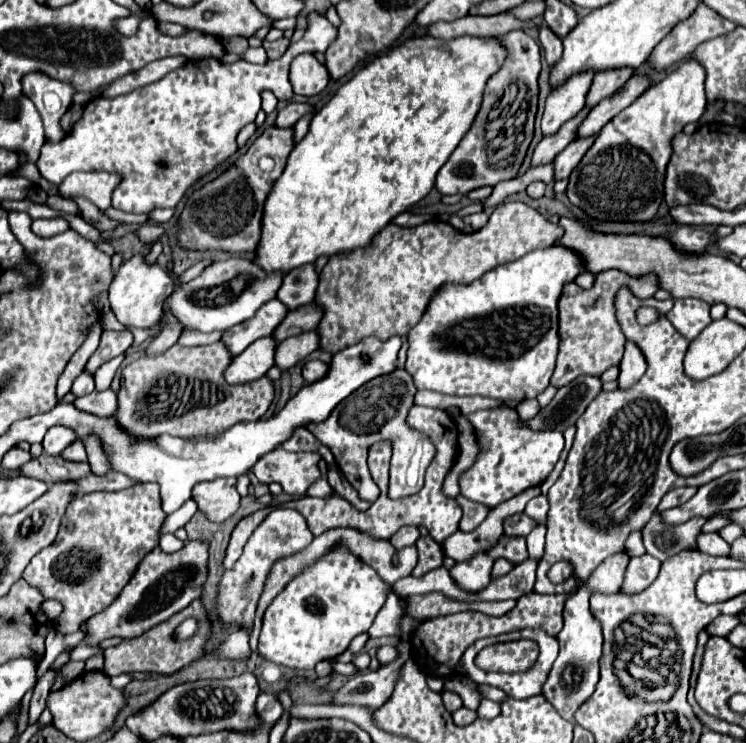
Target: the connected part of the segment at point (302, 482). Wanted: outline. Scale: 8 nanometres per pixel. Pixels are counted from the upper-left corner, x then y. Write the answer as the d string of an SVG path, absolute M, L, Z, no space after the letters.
M283 448L265 454L255 466L253 472L259 482L271 484L279 482L287 494L305 496L307 488L319 480L323 474L317 468L319 454L313 452L285 452Z

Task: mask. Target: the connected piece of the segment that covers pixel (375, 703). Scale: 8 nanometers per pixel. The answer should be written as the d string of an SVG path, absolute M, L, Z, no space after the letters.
M401 642L399 644L399 652L401 656L371 672L371 674L355 674L351 680L345 682L345 686L339 688L339 692L335 692L333 696L333 704L343 706L343 704L355 704L355 706L363 706L363 708L379 708L387 702L387 698L393 692L395 686L395 674L399 672L401 664L409 658L409 642Z

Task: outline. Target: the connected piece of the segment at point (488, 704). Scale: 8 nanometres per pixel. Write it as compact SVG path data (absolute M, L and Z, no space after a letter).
M483 698L479 702L479 708L477 708L477 716L479 718L495 718L499 714L499 704L493 702L493 700L487 700Z

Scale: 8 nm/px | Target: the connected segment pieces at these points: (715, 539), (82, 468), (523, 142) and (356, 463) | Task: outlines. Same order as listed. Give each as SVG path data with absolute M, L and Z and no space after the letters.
M699 534L697 536L697 550L713 554L713 556L727 556L729 544L719 534Z
M41 454L39 458L23 464L21 472L23 472L23 476L37 478L37 480L51 486L51 484L57 484L57 482L83 478L91 472L91 466L89 466L89 462L67 462L61 456Z
M525 30L507 32L497 36L499 44L507 48L507 60L487 80L487 92L483 92L483 104L459 148L451 154L451 160L439 170L435 188L441 194L467 194L481 186L495 186L501 180L511 180L519 172L529 142L533 138L533 120L537 112L537 76L541 72L541 48Z
M393 370L387 376L377 376L375 380L369 380L347 396L331 416L319 424L307 424L307 430L325 444L341 468L347 482L359 492L361 500L374 502L380 490L369 474L367 468L367 450L373 442L379 440L391 440L393 442L393 456L391 456L391 480L389 480L389 496L391 498L403 498L419 492L423 488L423 478L429 462L435 456L435 446L427 436L423 436L417 430L411 430L405 422L409 408L413 406L413 396L417 388L411 380L411 376L405 370Z

